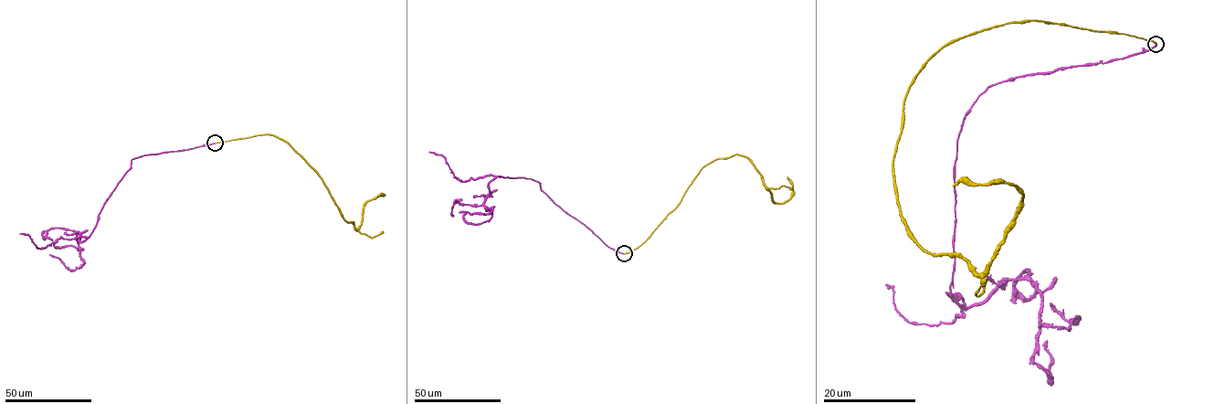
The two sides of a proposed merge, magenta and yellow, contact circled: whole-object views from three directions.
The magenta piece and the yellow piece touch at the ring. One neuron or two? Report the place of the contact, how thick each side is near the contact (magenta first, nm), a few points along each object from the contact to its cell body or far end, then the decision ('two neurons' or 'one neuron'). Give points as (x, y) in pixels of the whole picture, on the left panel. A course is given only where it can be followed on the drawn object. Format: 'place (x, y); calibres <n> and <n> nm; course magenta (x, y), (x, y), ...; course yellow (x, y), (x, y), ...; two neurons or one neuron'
place (215, 143); calibres 180 and 200 nm; course magenta (215, 143), (133, 158), (91, 233), (79, 241), (75, 231), (84, 263), (69, 270), (49, 254); course yellow (215, 143), (267, 134), (280, 138), (319, 176), (340, 214), (355, 229), (364, 204), (378, 196); two neurons

